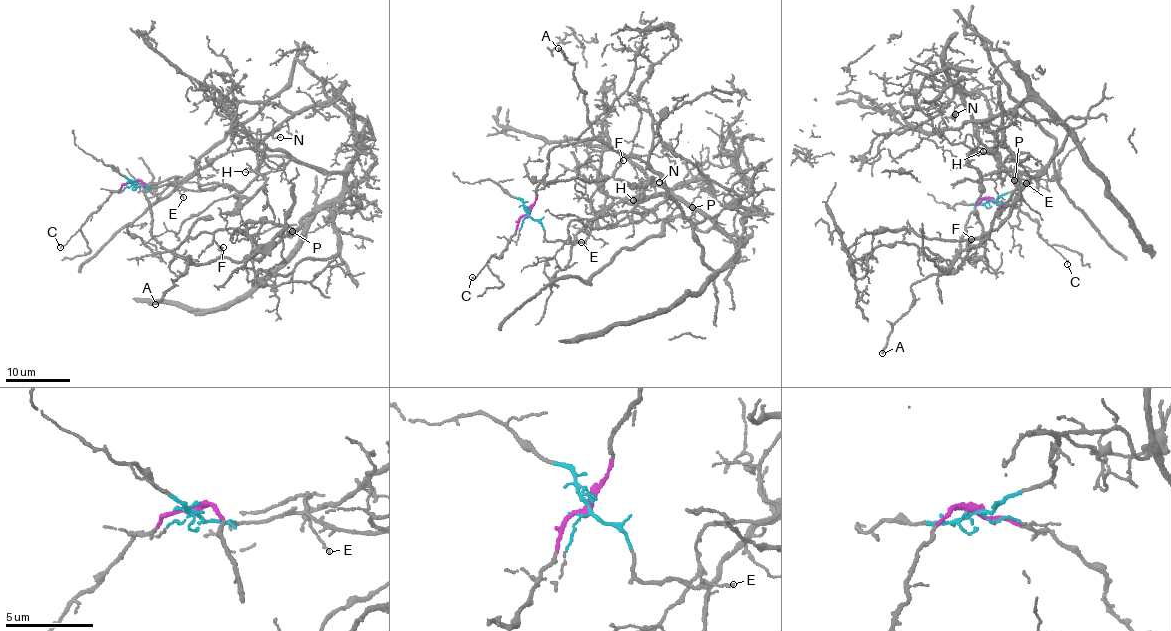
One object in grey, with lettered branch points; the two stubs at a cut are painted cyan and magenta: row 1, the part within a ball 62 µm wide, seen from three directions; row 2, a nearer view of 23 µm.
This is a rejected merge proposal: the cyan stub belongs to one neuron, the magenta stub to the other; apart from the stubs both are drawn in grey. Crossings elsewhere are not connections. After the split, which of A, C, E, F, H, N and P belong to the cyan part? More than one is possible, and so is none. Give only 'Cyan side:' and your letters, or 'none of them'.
Cyan side: E, H, N

